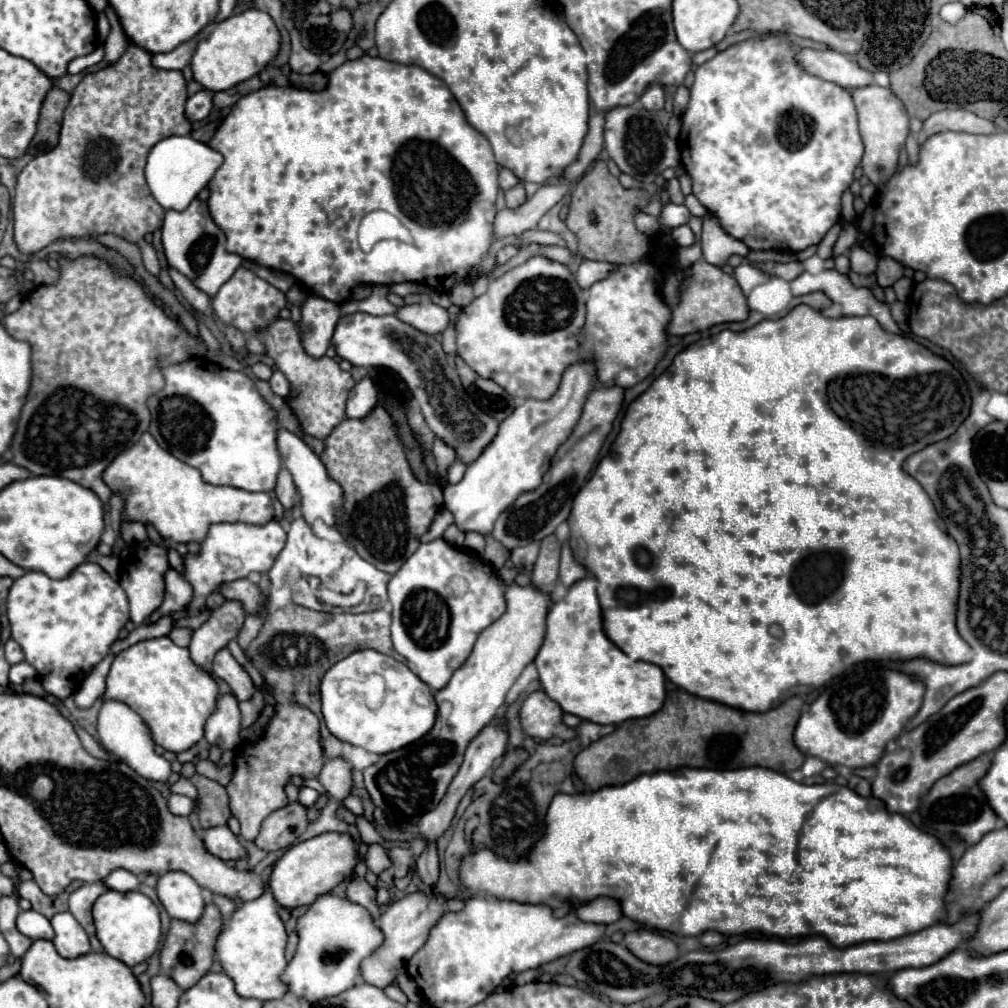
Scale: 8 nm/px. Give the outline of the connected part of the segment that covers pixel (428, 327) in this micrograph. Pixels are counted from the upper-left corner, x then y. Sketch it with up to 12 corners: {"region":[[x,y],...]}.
{"region":[[434,302],[402,306],[402,322],[424,334],[440,334],[450,322]]}

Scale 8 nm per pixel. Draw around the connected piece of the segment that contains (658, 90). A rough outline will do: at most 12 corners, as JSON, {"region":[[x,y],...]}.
{"region":[[648,86],[640,102],[650,112],[664,108],[664,88]]}

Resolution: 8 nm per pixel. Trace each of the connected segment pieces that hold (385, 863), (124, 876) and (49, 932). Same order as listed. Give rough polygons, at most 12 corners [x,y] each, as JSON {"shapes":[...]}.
{"shapes":[[[370,846],[366,866],[378,876],[392,866],[382,846]],[[114,870],[104,882],[118,892],[140,888],[140,878]],[[28,910],[18,916],[18,930],[32,940],[52,940],[50,920]]]}

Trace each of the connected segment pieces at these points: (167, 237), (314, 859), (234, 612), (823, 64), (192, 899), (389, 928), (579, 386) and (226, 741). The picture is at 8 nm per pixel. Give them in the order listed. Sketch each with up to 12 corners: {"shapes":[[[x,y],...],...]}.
{"shapes":[[[202,200],[168,210],[166,260],[214,296],[242,258]],[[326,832],[274,864],[286,908],[332,892],[358,864],[358,840]],[[224,600],[192,634],[192,660],[210,670],[238,636],[246,612]],[[802,48],[810,74],[846,90],[874,84],[872,72],[834,50]],[[188,874],[160,876],[156,892],[170,918],[200,920],[206,902]],[[420,892],[378,920],[384,944],[360,964],[386,988],[422,948],[446,900]],[[572,364],[548,400],[524,400],[444,508],[488,536],[542,484],[596,386]],[[232,694],[220,696],[206,722],[206,740],[222,750],[240,740],[240,710]]]}

